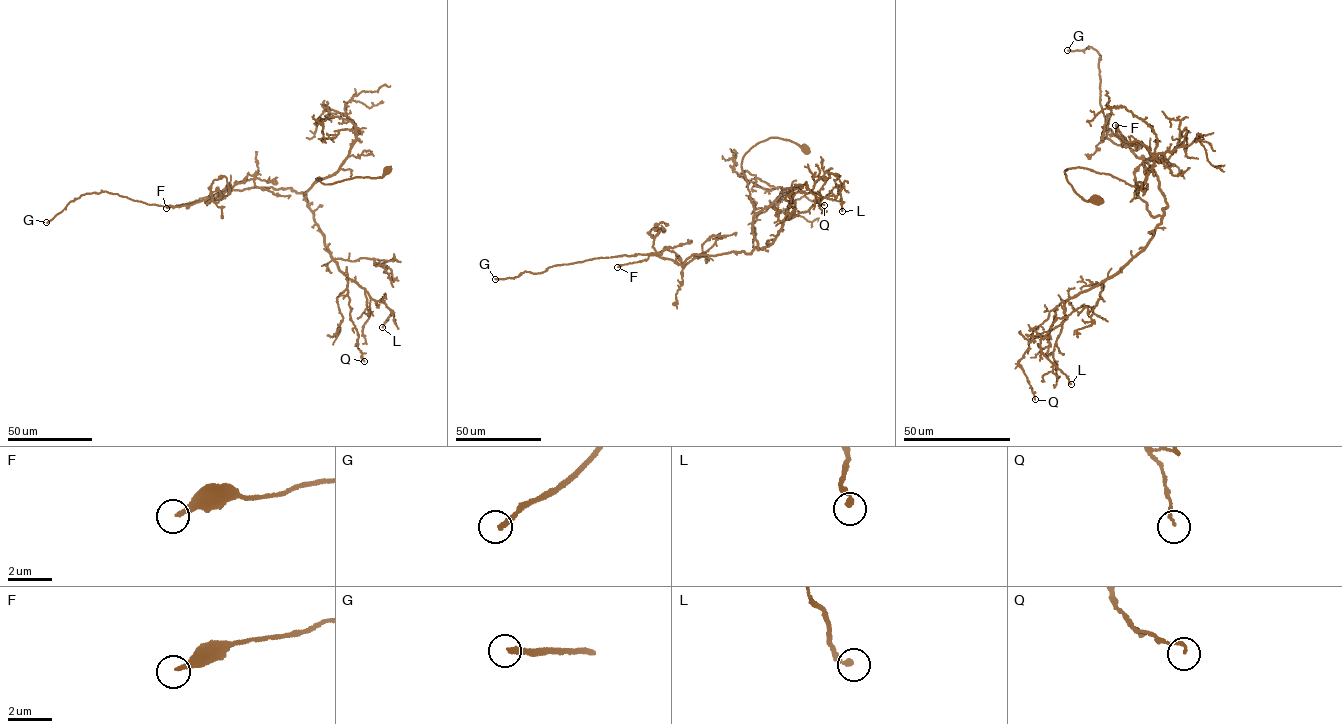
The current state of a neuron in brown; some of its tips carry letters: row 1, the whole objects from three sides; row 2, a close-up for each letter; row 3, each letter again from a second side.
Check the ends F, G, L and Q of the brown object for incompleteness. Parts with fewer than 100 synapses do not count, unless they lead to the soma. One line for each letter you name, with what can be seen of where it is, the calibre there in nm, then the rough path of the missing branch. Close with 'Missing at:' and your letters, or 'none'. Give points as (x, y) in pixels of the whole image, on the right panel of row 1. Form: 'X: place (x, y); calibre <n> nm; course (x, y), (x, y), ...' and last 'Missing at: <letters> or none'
G: place (1067, 50); calibre 240 nm
Missing at: G

